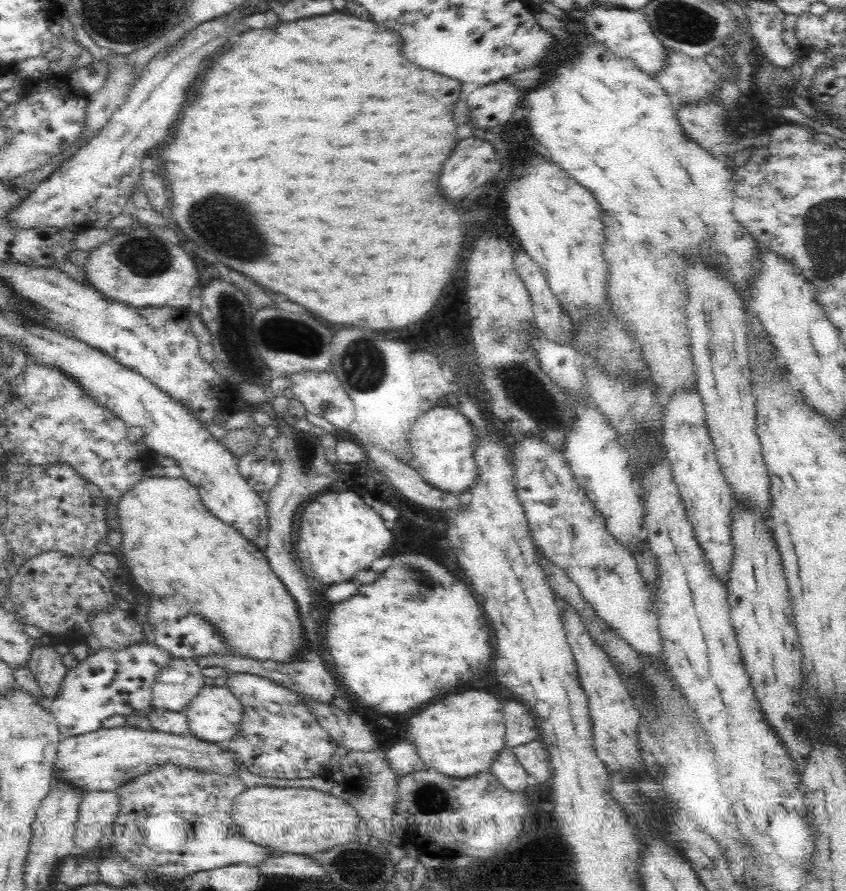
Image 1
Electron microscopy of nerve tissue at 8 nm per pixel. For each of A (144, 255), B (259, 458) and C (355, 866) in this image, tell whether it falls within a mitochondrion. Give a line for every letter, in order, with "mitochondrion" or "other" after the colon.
A: mitochondrion
B: mitochondrion
C: mitochondrion

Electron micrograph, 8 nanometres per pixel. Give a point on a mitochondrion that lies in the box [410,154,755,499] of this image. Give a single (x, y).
(523, 386)

